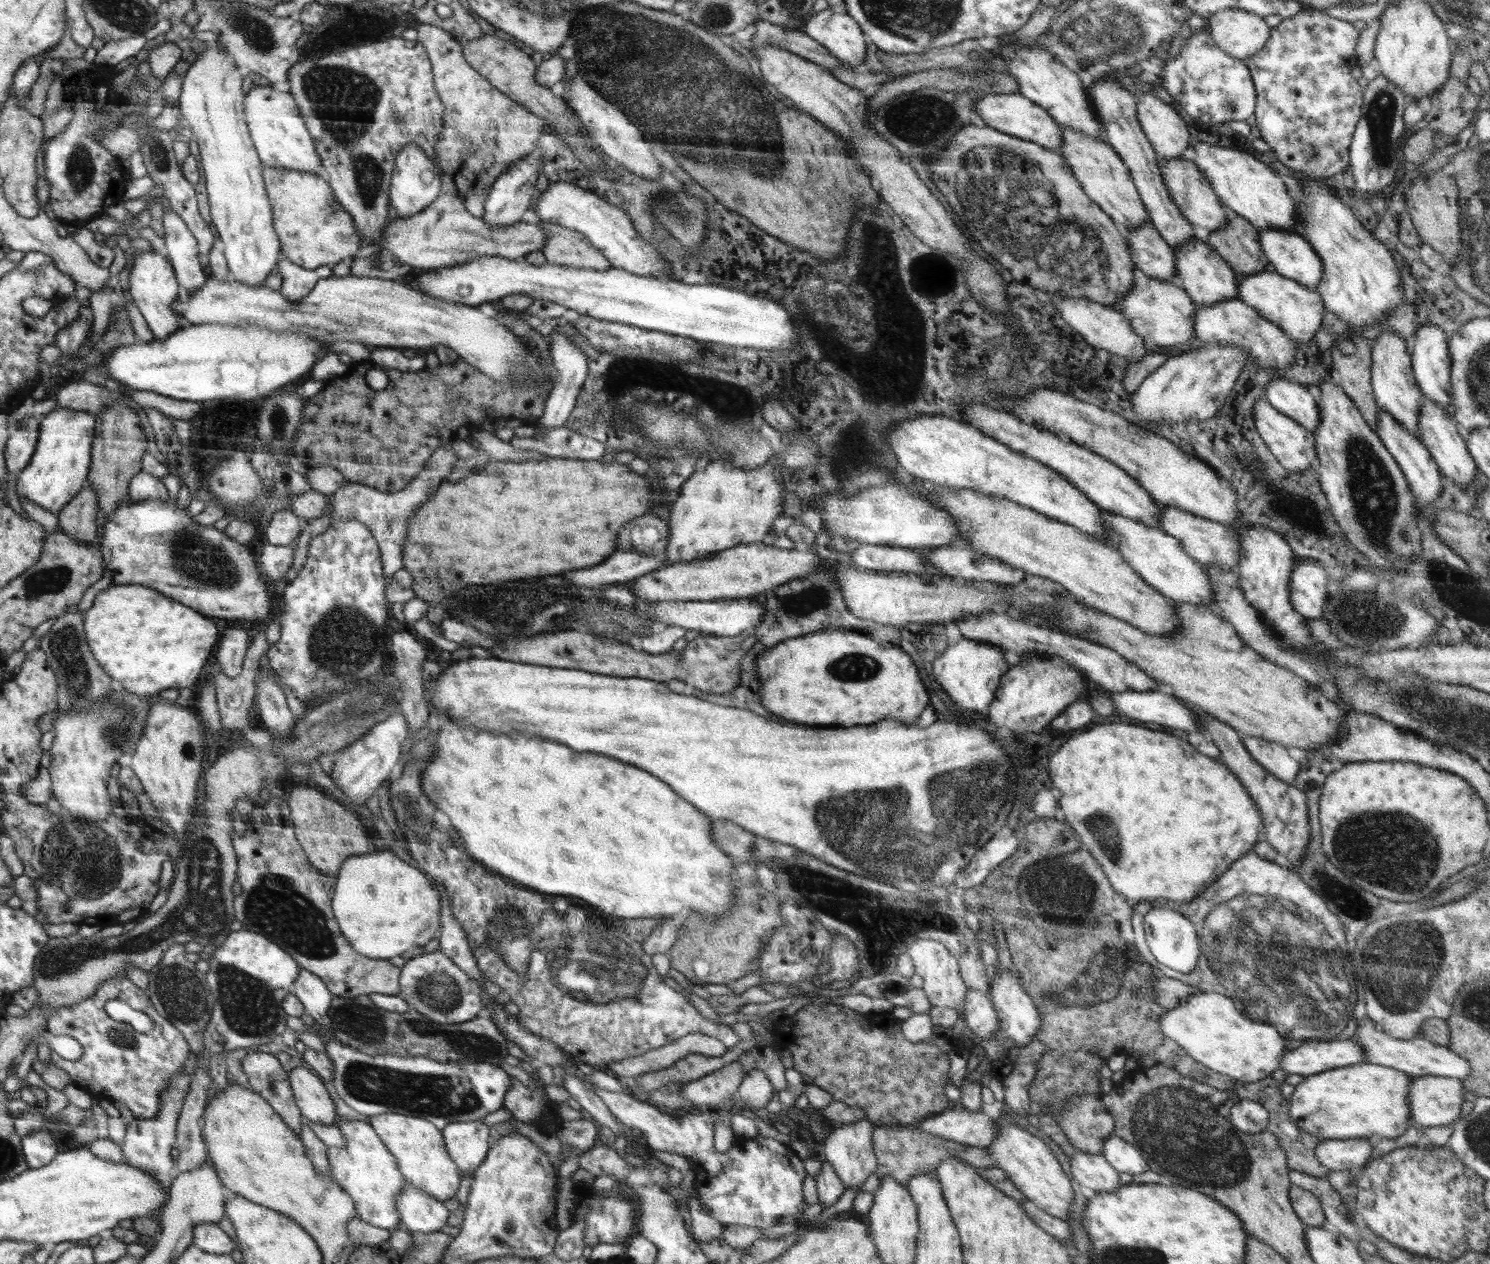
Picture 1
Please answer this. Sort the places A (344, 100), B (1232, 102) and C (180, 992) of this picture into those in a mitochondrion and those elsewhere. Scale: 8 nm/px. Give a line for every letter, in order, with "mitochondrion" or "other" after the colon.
A: mitochondrion
B: mitochondrion
C: mitochondrion

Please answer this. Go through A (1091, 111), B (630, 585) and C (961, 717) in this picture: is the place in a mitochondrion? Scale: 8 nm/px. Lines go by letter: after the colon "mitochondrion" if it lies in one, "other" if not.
A: other
B: other
C: other

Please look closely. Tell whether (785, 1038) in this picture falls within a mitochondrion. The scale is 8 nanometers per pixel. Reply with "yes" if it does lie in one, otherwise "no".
no

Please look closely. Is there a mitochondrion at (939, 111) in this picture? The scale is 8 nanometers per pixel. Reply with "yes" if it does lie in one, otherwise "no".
yes

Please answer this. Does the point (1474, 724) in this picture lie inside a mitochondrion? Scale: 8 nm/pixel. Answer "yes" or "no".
yes

